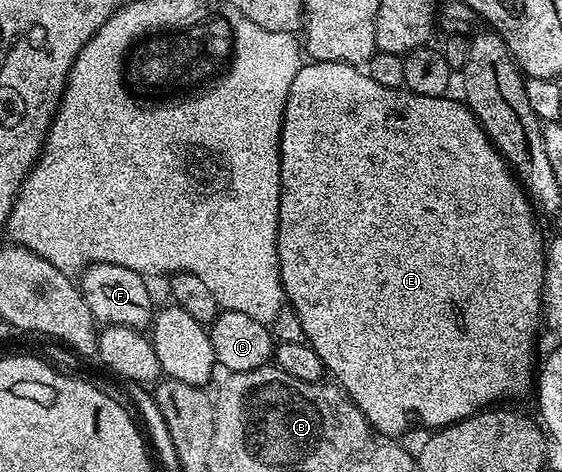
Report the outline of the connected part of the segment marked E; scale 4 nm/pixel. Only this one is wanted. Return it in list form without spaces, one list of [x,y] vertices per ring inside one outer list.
[[[308,62],[308,63],[305,63],[305,64],[304,64],[304,65],[303,65],[303,66],[301,66],[301,68],[300,68],[300,69],[299,69],[299,70],[298,70],[298,74],[297,74],[297,75],[296,75],[296,77],[295,77],[295,78],[294,78],[294,82],[293,82],[293,83],[292,83],[292,85],[291,85],[291,86],[290,86],[290,94],[289,94],[289,95],[288,95],[288,97],[287,97],[287,98],[286,98],[286,106],[285,106],[285,107],[284,107],[284,125],[283,125],[283,126],[282,126],[282,134],[281,134],[281,135],[280,135],[280,217],[279,217],[279,218],[278,218],[278,262],[279,262],[279,263],[280,263],[280,281],[281,281],[281,282],[282,282],[282,286],[283,286],[283,287],[284,287],[284,295],[285,295],[285,297],[286,297],[286,300],[287,300],[287,303],[288,303],[288,304],[289,304],[289,305],[290,305],[290,306],[291,306],[291,308],[292,308],[292,309],[293,309],[293,310],[295,310],[295,312],[296,312],[296,313],[297,313],[297,314],[298,314],[298,318],[299,318],[299,319],[300,319],[300,321],[301,321],[301,322],[302,322],[302,328],[303,328],[303,330],[304,330],[304,337],[305,337],[305,339],[306,339],[306,342],[307,342],[307,344],[309,344],[309,345],[310,345],[310,346],[311,346],[311,348],[312,348],[312,349],[314,349],[314,351],[316,351],[316,353],[317,353],[317,354],[318,354],[318,358],[322,358],[322,362],[323,362],[323,363],[324,363],[324,366],[325,366],[325,369],[327,369],[327,371],[328,371],[328,372],[329,372],[329,373],[330,373],[330,376],[331,376],[331,379],[332,379],[332,380],[333,380],[333,381],[335,381],[335,383],[336,383],[336,384],[337,384],[337,385],[339,385],[339,387],[340,387],[340,388],[341,388],[341,389],[343,389],[343,391],[344,391],[344,392],[345,392],[345,393],[346,393],[346,395],[347,395],[347,397],[348,397],[348,399],[349,399],[349,400],[351,400],[351,401],[352,401],[352,403],[353,403],[353,404],[355,404],[355,405],[356,405],[356,408],[357,408],[357,409],[358,409],[358,411],[359,411],[359,412],[361,412],[361,413],[362,413],[362,414],[363,414],[363,416],[365,416],[365,417],[366,417],[366,419],[368,419],[368,426],[369,426],[369,429],[371,429],[371,431],[372,431],[372,432],[373,432],[373,433],[376,433],[376,432],[381,432],[381,434],[382,434],[382,435],[384,435],[384,438],[400,438],[400,437],[396,437],[396,436],[400,436],[400,435],[402,435],[402,434],[403,434],[403,432],[408,432],[408,431],[410,431],[410,430],[411,430],[411,428],[428,428],[428,429],[427,429],[427,430],[439,430],[439,429],[442,429],[442,428],[446,428],[446,427],[448,427],[448,425],[450,425],[450,424],[457,424],[457,423],[458,423],[458,422],[459,422],[459,420],[465,420],[465,418],[467,418],[467,416],[475,416],[475,415],[476,415],[476,413],[477,413],[477,412],[479,412],[479,411],[481,411],[481,410],[484,410],[484,409],[487,409],[487,408],[488,408],[488,407],[489,407],[489,406],[492,406],[492,405],[495,405],[495,404],[492,404],[492,403],[494,403],[494,402],[495,402],[495,400],[504,400],[504,399],[506,399],[506,398],[507,398],[507,396],[516,396],[516,395],[518,395],[518,394],[519,394],[519,392],[524,392],[524,391],[526,391],[526,390],[527,390],[527,388],[528,388],[528,383],[530,383],[530,382],[531,382],[531,380],[532,380],[532,383],[533,383],[533,380],[534,380],[534,366],[533,366],[533,370],[532,370],[532,343],[534,343],[534,342],[535,342],[535,340],[536,340],[536,331],[538,331],[538,330],[539,330],[539,328],[542,328],[542,301],[543,301],[543,299],[544,299],[544,261],[545,261],[545,259],[546,259],[546,244],[545,244],[545,241],[543,241],[543,242],[542,242],[542,241],[540,241],[540,232],[539,232],[539,230],[538,230],[538,229],[536,229],[536,220],[535,220],[535,218],[534,218],[534,217],[532,217],[532,212],[533,212],[533,213],[534,213],[534,208],[533,208],[533,205],[532,205],[532,204],[531,204],[531,203],[530,203],[530,201],[529,201],[529,199],[528,199],[528,193],[527,193],[527,192],[525,192],[525,191],[524,191],[524,189],[523,189],[523,187],[522,187],[522,185],[521,185],[521,183],[520,183],[520,181],[519,181],[519,179],[517,179],[517,177],[516,177],[516,176],[515,176],[515,175],[514,175],[514,173],[513,173],[513,171],[512,171],[512,169],[511,169],[511,168],[509,168],[509,166],[508,166],[508,162],[507,162],[507,160],[505,160],[505,159],[504,159],[504,157],[503,157],[503,156],[501,156],[501,154],[500,154],[500,151],[498,151],[498,149],[497,149],[497,148],[495,148],[495,147],[494,147],[494,145],[493,145],[493,144],[492,144],[492,143],[491,143],[491,142],[490,142],[490,138],[489,138],[489,137],[488,137],[488,135],[486,135],[486,133],[485,133],[485,132],[484,132],[484,131],[483,131],[483,130],[482,130],[482,126],[481,126],[481,125],[480,125],[480,124],[479,124],[479,123],[478,123],[478,121],[477,121],[477,120],[476,120],[476,115],[474,115],[474,113],[472,113],[472,111],[470,111],[470,110],[469,110],[469,109],[468,109],[468,105],[467,105],[467,104],[465,104],[465,103],[463,103],[463,102],[461,102],[461,101],[460,101],[460,100],[459,100],[459,99],[456,99],[456,100],[457,100],[457,101],[456,101],[456,100],[448,100],[448,99],[449,99],[449,97],[448,97],[448,96],[447,96],[447,95],[442,95],[442,96],[413,96],[413,95],[411,95],[411,94],[394,94],[394,92],[393,92],[393,89],[390,89],[390,88],[383,88],[383,87],[382,87],[382,86],[378,86],[378,82],[374,82],[374,81],[373,81],[373,80],[371,80],[371,78],[369,78],[369,76],[368,76],[368,73],[367,73],[367,71],[364,71],[364,70],[361,70],[361,69],[360,69],[360,68],[359,68],[359,67],[357,67],[357,65],[354,65],[354,64],[330,64],[330,63],[327,63],[327,62]]]

